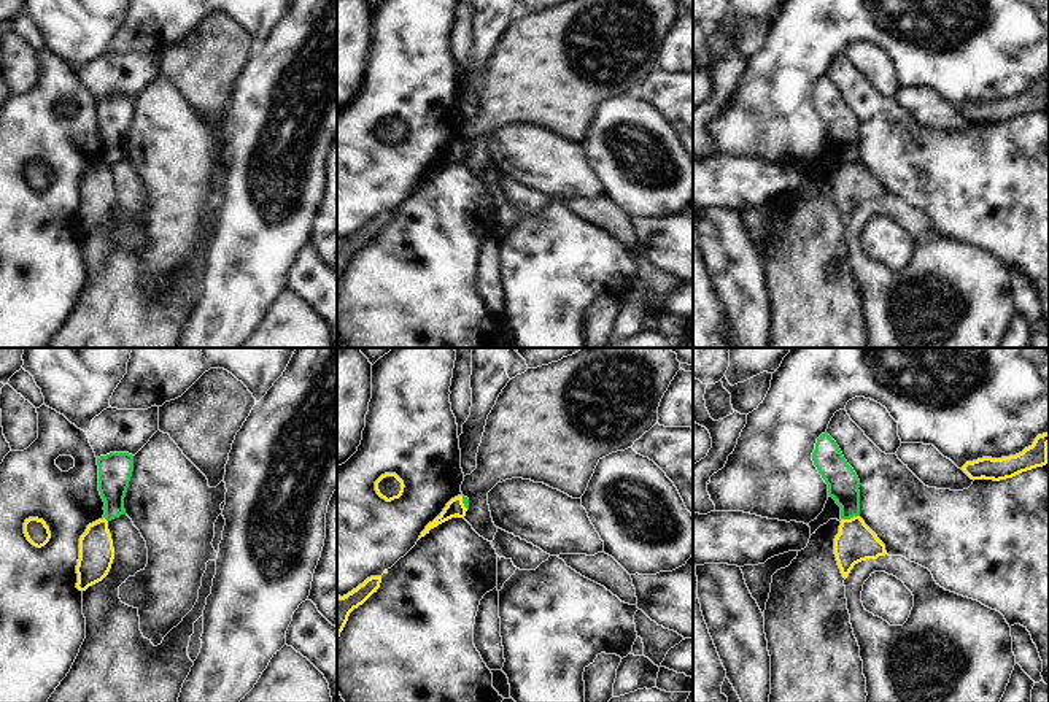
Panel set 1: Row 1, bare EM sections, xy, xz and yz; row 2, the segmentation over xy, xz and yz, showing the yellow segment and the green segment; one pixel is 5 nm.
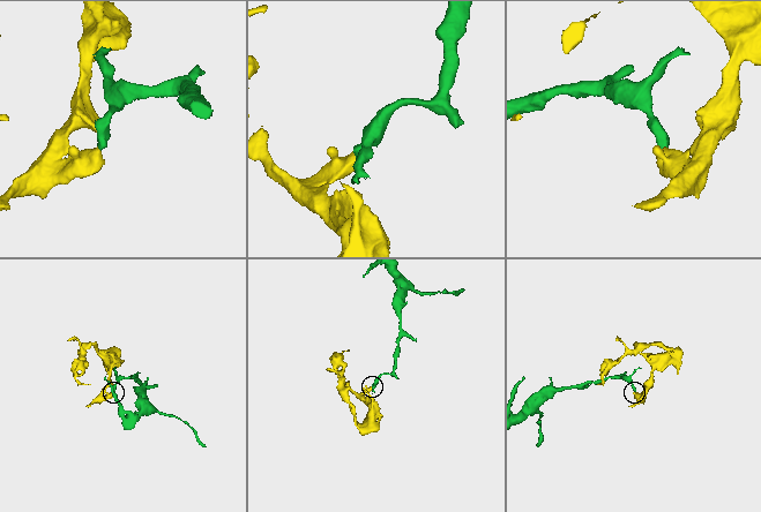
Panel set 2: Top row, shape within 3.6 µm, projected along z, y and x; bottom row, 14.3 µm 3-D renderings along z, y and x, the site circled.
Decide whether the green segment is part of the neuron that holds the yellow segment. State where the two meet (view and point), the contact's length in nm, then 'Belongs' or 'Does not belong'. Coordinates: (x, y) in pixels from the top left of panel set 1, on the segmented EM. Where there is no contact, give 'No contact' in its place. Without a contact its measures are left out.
Touches yellow at yz (849, 520). Shared border 100 nm. Does not belong

